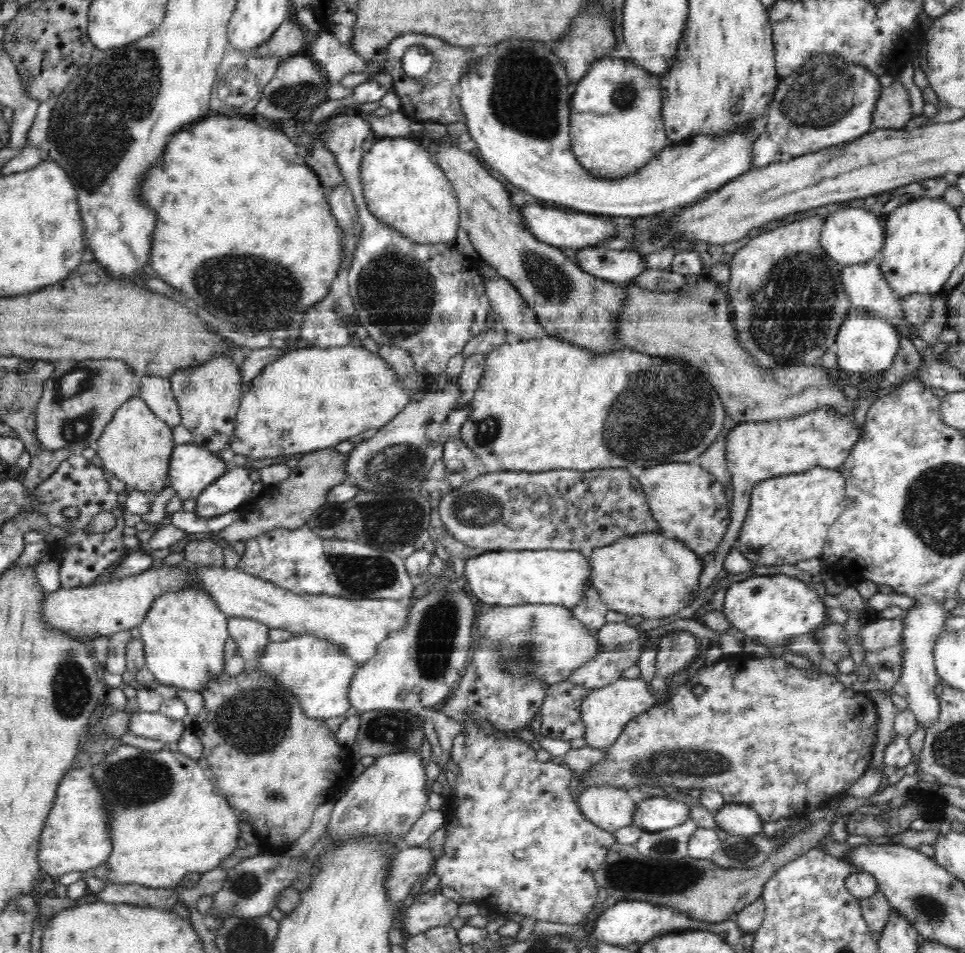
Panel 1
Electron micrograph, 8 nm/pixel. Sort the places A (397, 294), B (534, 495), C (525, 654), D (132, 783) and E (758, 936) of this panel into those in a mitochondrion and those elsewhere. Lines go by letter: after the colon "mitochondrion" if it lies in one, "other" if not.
A: mitochondrion
B: other
C: mitochondrion
D: mitochondrion
E: other

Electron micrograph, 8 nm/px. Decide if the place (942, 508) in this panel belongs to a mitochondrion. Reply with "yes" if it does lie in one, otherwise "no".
yes

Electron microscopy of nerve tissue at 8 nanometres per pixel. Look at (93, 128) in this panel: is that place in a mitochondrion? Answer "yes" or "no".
yes

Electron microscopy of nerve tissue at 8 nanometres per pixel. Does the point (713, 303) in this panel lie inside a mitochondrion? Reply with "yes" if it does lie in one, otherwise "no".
no

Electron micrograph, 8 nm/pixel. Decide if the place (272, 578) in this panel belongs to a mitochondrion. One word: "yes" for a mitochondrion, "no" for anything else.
no

